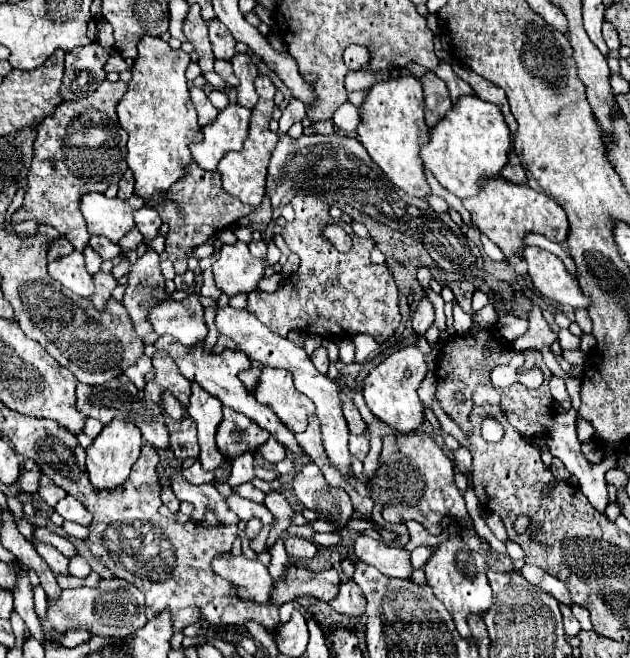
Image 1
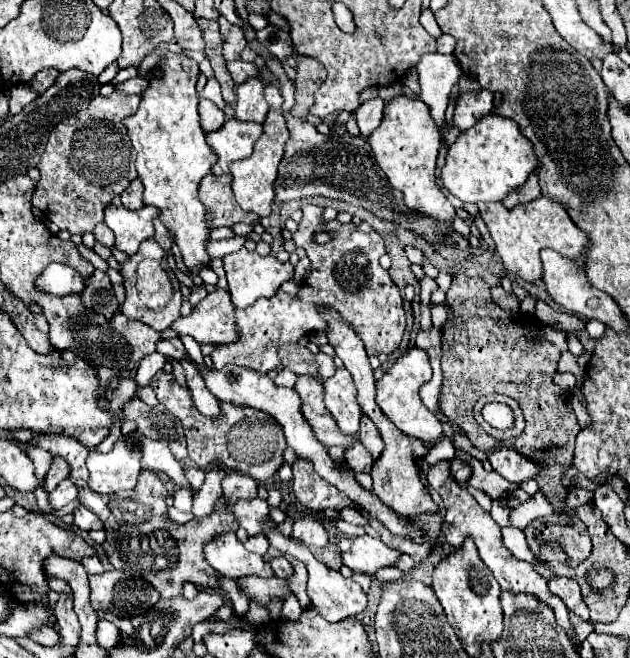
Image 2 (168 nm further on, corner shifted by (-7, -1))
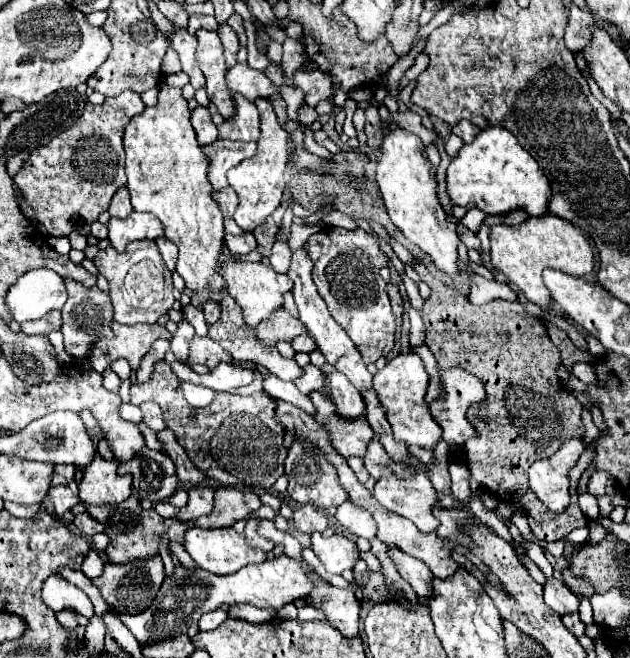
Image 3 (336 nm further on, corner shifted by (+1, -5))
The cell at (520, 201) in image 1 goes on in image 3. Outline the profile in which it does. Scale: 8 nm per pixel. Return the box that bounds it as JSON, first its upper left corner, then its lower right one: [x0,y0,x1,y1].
[490,215,594,315]

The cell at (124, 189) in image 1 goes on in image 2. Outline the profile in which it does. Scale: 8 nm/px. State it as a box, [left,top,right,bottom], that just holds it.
[122,179,142,209]

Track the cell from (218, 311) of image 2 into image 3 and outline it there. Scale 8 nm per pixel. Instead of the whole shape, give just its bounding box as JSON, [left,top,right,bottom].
[208,293,304,381]

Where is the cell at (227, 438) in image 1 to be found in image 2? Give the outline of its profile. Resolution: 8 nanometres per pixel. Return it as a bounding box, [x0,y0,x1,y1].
[150,371,286,481]

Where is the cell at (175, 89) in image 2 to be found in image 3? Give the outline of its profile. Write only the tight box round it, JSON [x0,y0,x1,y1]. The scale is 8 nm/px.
[124,89,226,305]

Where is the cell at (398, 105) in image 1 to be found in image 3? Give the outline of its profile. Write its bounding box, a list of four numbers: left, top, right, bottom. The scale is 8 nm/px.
[376,127,460,277]

